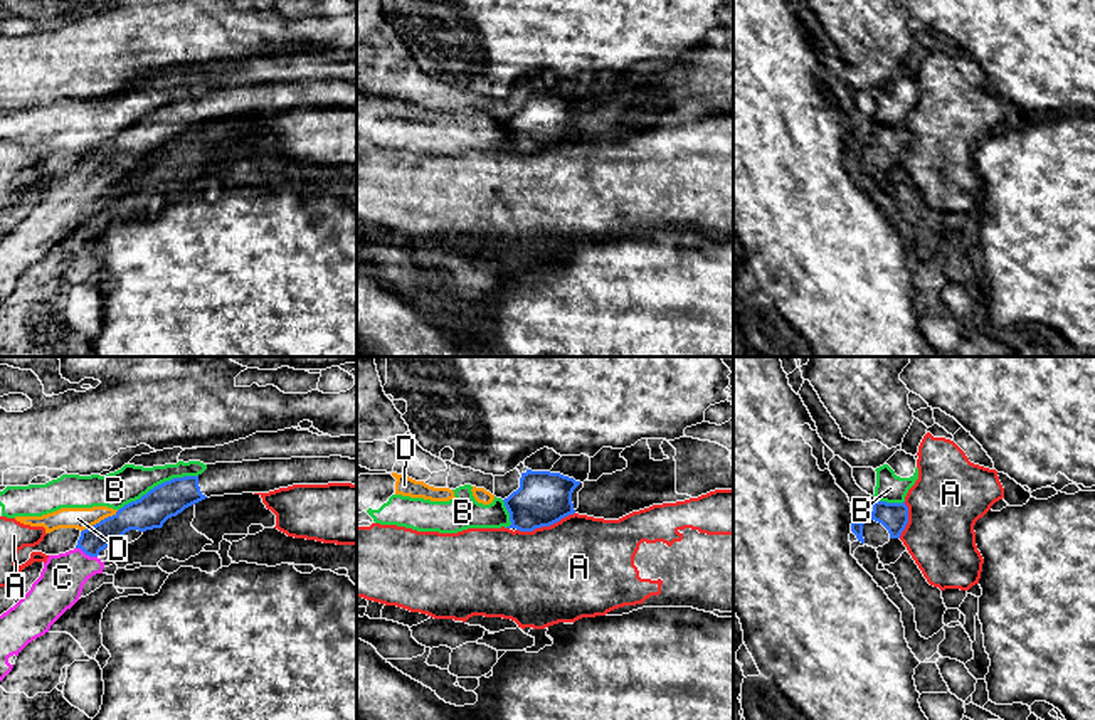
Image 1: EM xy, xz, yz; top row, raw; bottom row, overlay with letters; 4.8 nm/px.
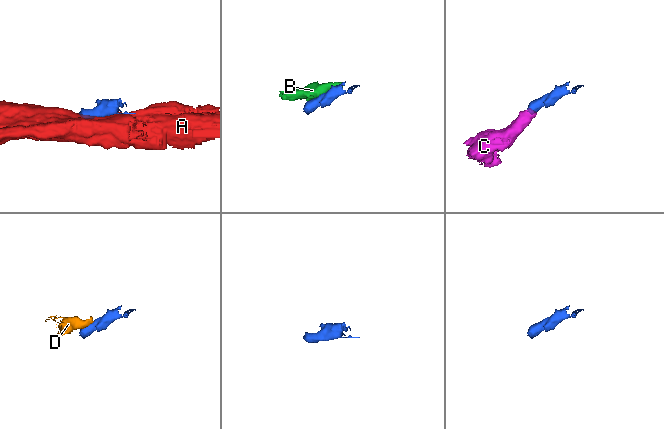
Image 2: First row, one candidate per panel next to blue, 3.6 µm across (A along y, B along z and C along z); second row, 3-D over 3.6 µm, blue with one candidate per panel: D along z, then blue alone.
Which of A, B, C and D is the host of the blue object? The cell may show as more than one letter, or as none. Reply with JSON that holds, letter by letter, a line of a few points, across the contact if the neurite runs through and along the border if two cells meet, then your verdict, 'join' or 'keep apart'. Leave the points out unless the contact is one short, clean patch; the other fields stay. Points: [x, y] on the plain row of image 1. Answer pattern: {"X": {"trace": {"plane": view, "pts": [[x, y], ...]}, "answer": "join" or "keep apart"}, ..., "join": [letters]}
{"A": {"answer": "keep apart"}, "B": {"answer": "keep apart"}, "C": {"trace": {"plane": "xy", "pts": [[108, 155], [86, 177], [63, 201]]}, "answer": "join"}, "D": {"trace": {"plane": "xy", "pts": [[118, 133], [81, 155]]}, "answer": "keep apart"}, "join": ["C"]}

